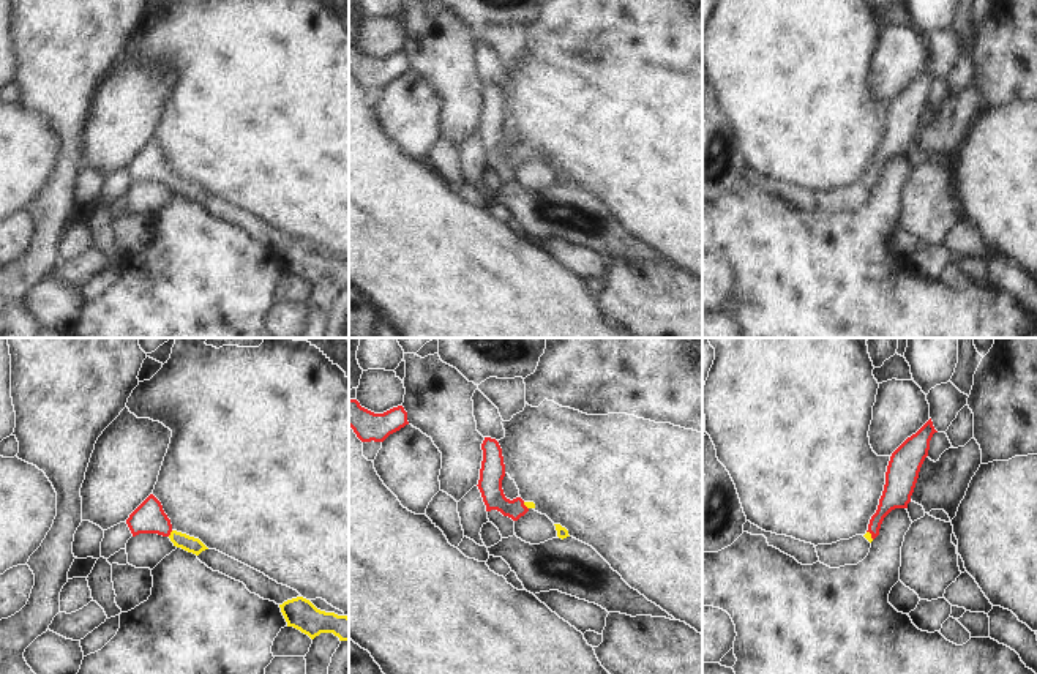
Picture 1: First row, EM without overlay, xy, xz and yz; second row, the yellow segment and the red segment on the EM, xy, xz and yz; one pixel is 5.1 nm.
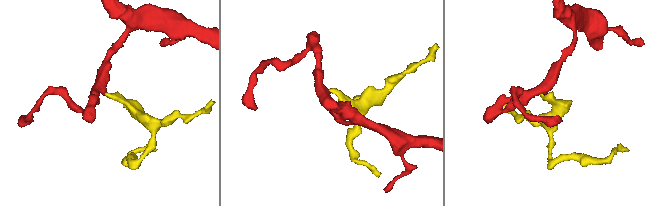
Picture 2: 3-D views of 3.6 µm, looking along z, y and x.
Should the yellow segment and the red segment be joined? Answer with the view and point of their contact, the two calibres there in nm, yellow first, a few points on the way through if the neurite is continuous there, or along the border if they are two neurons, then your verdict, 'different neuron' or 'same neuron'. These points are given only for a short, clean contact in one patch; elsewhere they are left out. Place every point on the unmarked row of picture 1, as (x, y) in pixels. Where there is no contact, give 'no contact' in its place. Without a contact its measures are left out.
xy (171, 180) | 80/160 nm | across xy (193, 191), (171, 180), (149, 164) | same neuron

